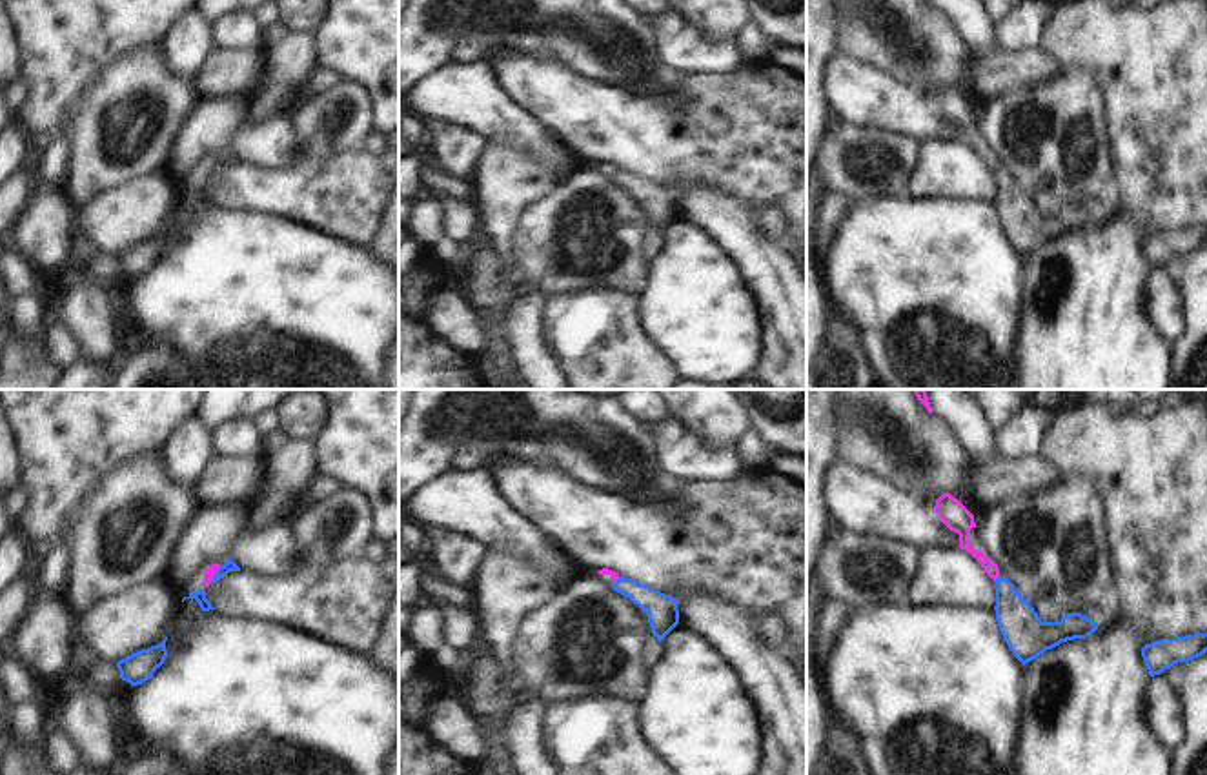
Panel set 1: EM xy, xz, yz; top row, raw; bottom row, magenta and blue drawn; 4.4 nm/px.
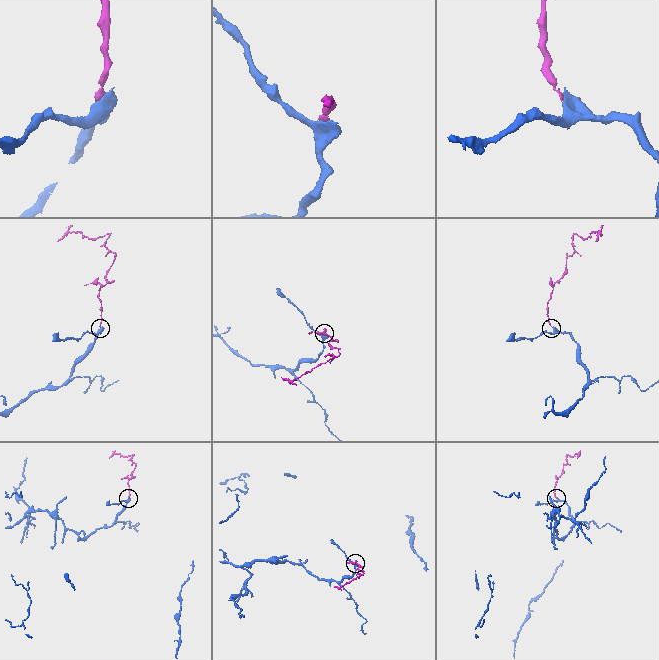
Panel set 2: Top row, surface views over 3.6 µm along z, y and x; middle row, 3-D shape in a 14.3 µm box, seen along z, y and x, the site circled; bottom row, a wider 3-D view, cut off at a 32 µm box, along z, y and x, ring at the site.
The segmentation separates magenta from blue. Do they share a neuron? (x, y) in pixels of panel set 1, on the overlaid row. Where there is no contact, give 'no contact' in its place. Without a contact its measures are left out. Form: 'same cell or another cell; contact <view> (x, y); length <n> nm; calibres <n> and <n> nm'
another cell; contact xy (213, 575); length 90 nm; calibres 50 and 50 nm

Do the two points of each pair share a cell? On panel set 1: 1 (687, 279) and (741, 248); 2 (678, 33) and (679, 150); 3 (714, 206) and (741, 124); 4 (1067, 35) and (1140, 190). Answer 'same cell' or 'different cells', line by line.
1: different cells
2: different cells
3: different cells
4: same cell

